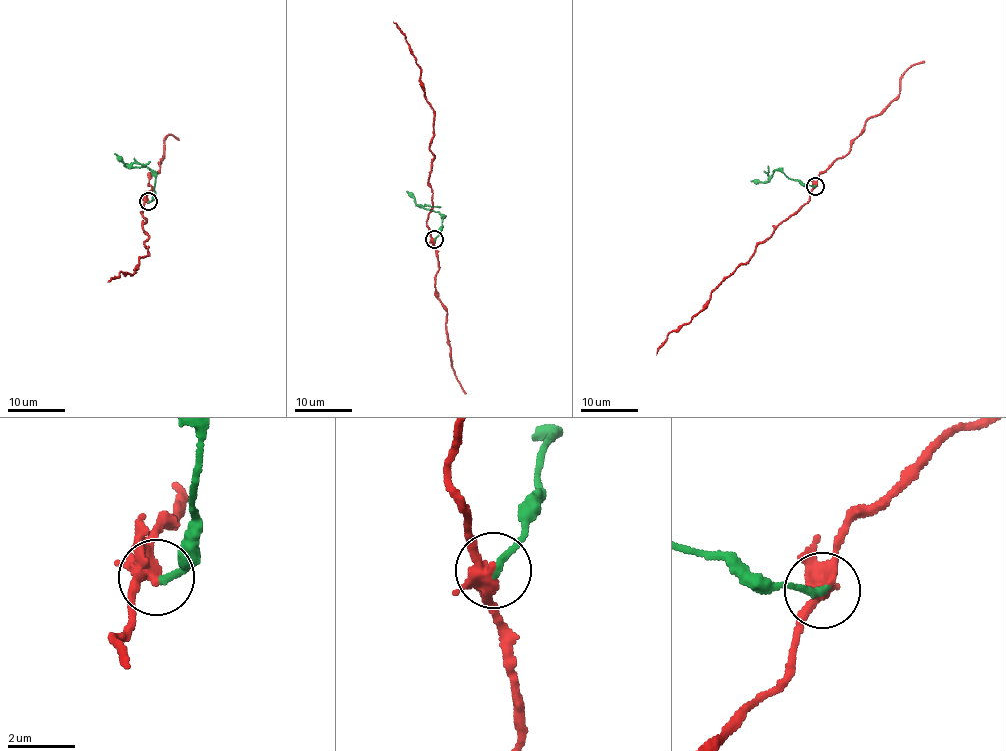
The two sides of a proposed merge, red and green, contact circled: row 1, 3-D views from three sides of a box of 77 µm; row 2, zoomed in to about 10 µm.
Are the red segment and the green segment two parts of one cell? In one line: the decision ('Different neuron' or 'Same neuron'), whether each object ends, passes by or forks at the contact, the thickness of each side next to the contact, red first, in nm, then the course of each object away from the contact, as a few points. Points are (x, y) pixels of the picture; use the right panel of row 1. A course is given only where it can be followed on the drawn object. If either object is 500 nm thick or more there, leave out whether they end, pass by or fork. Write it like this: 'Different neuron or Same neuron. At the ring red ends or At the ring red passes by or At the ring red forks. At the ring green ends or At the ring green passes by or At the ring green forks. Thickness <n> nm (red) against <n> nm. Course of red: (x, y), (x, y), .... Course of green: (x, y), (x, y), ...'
Different neuron. At the ring red forks. At the ring green ends. Thickness 280 nm (red) against 200 nm. Course of red: (814, 185), (803, 206), (758, 244), (748, 261), (722, 280), (711, 299), (688, 323), (670, 331), (656, 355). Course of green: (814, 185), (802, 185), (774, 170), (766, 181), (750, 181)

